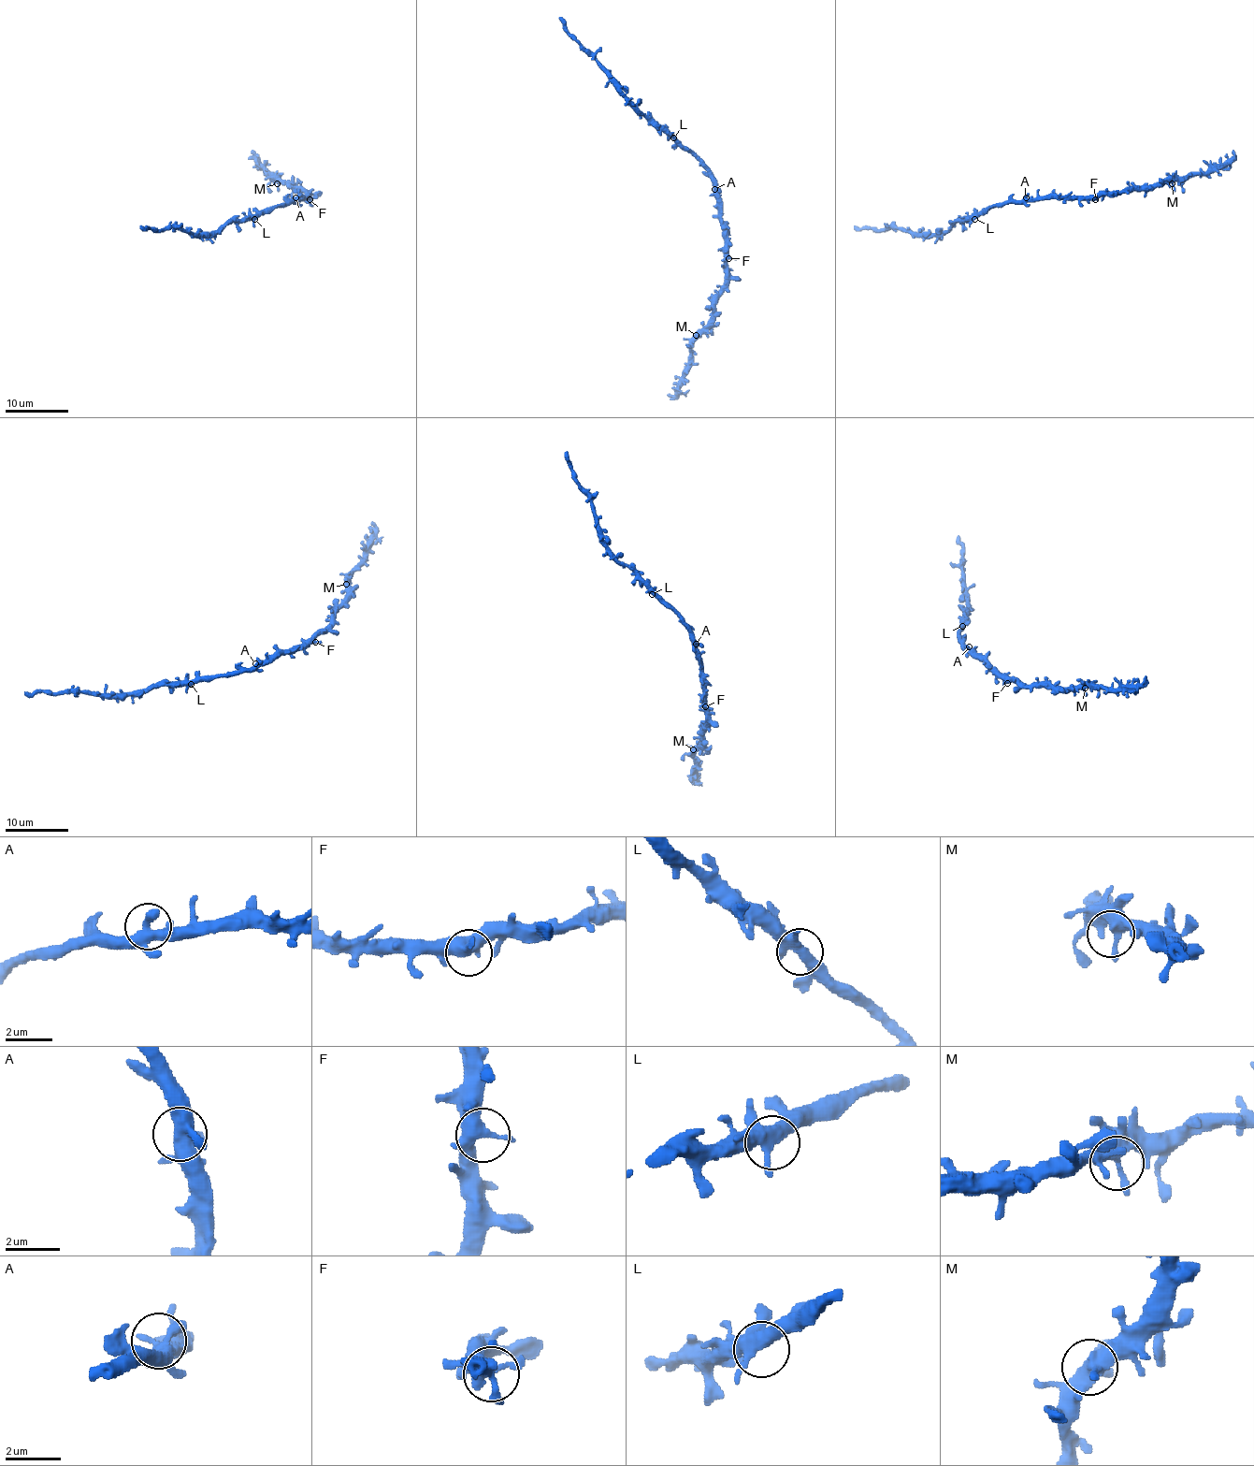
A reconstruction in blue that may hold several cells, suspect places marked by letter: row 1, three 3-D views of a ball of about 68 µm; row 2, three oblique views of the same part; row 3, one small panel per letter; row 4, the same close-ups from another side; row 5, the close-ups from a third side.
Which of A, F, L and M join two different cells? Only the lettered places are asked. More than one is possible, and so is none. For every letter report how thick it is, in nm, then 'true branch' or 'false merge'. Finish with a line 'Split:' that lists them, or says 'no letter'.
A: calibre 440 nm; true branch
F: calibre 400 nm; true branch
L: calibre 400 nm; true branch
M: calibre 400 nm; true branch
Split: no letter

